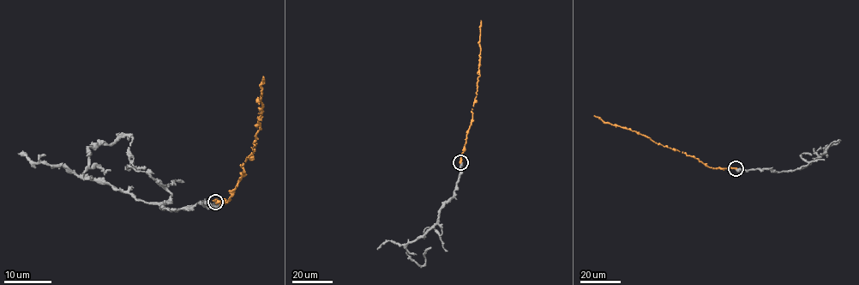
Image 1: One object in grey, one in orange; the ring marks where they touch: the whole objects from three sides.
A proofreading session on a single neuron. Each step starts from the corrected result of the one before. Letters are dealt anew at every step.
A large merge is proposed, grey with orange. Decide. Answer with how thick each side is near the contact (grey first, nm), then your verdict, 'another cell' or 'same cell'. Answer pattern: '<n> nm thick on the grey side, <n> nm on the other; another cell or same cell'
320 nm thick on the grey side, 550 nm on the other; another cell

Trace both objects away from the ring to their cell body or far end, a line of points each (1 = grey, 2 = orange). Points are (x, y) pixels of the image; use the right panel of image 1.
1: (735, 168), (795, 171), (819, 157), (826, 146), (836, 144), (838, 141), (832, 142), (820, 154)
2: (735, 168), (708, 167), (685, 153), (656, 143), (634, 130), (604, 123), (593, 115)

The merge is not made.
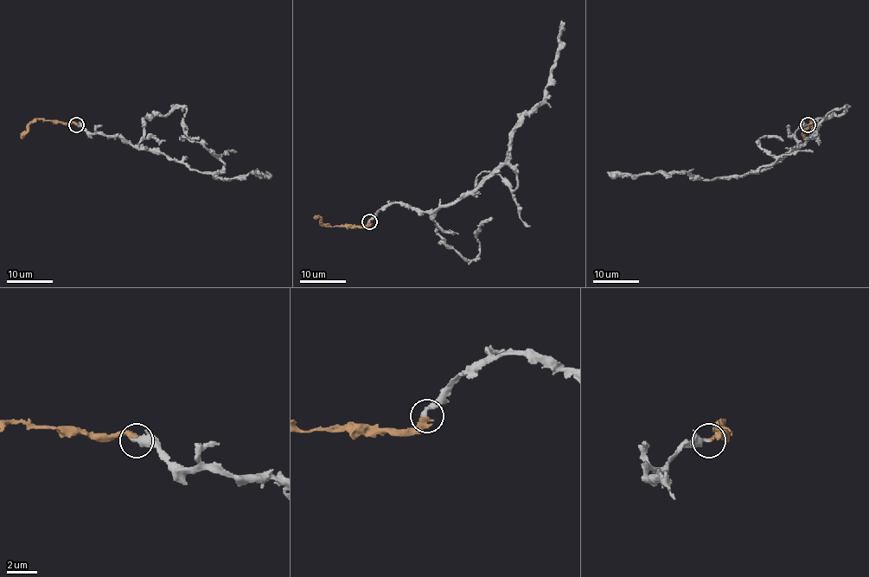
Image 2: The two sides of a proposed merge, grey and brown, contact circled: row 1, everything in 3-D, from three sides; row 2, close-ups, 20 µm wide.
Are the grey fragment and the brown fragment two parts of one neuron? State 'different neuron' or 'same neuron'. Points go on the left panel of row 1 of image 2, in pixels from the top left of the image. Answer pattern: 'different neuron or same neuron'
same neuron

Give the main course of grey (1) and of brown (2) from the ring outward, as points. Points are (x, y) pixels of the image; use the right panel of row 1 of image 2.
1: (808, 125), (789, 135), (797, 145), (783, 159), (743, 176), (693, 179), (687, 173), (606, 172)
2: (808, 125), (802, 133), (804, 138)

